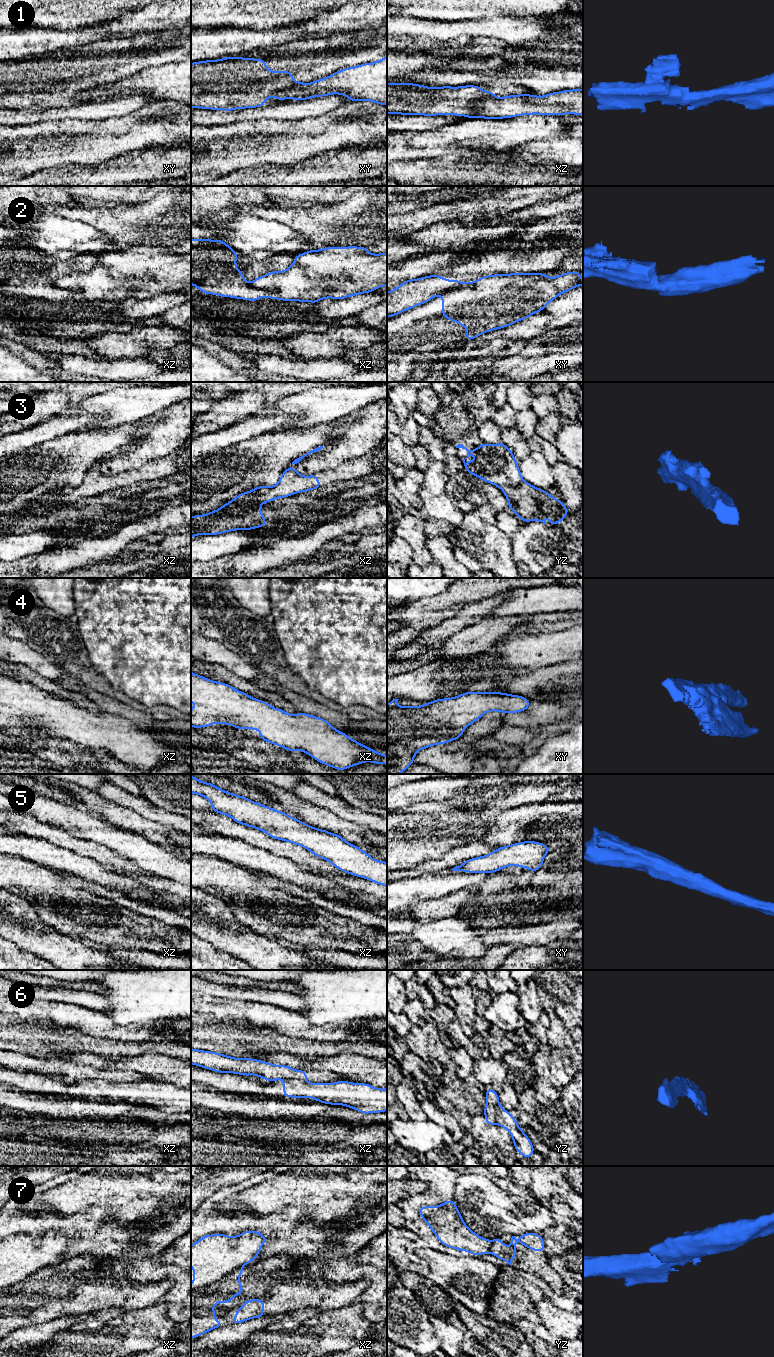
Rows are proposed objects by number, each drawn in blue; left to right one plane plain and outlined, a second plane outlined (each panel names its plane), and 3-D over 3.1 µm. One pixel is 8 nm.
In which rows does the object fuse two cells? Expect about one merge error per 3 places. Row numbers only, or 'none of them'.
1, 2, 3, 6, 7

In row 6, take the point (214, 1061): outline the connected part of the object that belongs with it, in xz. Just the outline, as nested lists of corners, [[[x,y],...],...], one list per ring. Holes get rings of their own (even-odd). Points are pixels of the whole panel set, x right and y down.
[[[191,1049],[191,1064],[218,1073],[256,1075],[274,1082],[280,1079],[306,1081],[307,1071],[296,1070],[286,1065],[275,1065],[253,1058],[235,1058],[217,1052]]]

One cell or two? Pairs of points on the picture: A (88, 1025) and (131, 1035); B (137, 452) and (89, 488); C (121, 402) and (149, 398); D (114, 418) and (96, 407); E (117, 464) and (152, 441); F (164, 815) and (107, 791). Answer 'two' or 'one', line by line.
A: one
B: two
C: one
D: one
E: one
F: one

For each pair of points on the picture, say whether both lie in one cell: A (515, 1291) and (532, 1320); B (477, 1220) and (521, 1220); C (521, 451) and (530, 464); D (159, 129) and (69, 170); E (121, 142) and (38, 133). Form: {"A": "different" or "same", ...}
{"A": "same", "B": "same", "C": "different", "D": "different", "E": "same"}

